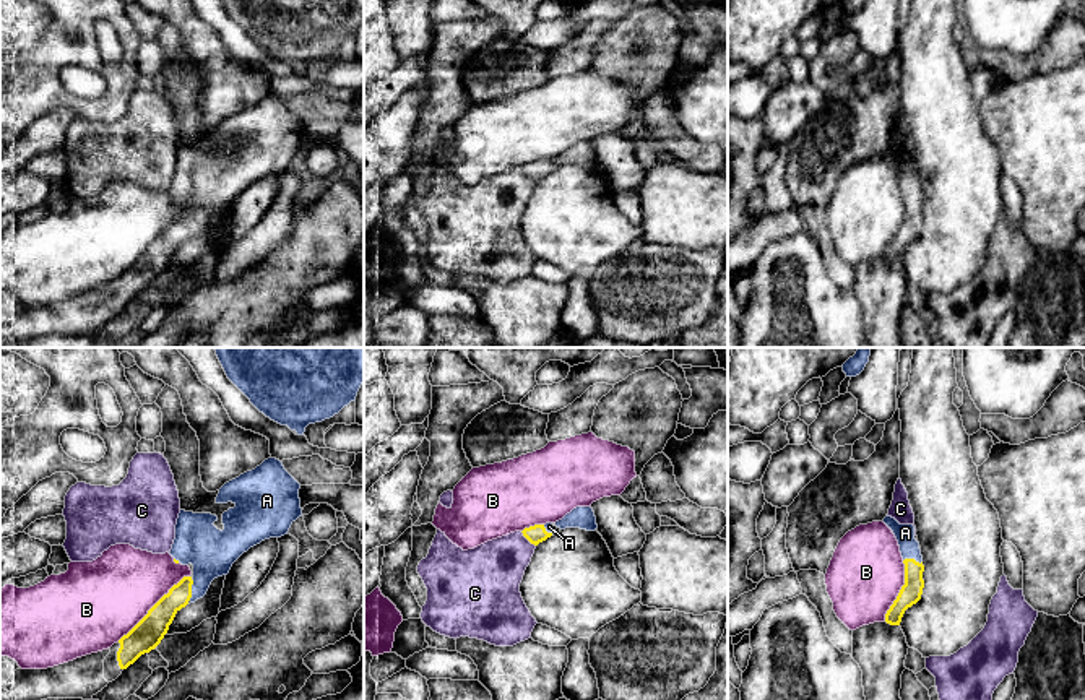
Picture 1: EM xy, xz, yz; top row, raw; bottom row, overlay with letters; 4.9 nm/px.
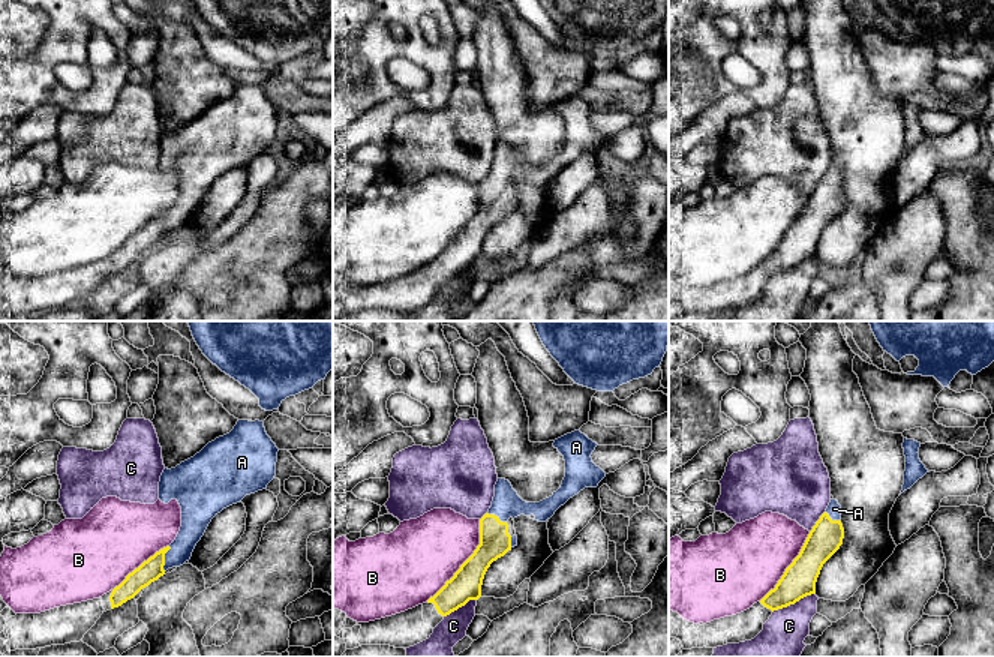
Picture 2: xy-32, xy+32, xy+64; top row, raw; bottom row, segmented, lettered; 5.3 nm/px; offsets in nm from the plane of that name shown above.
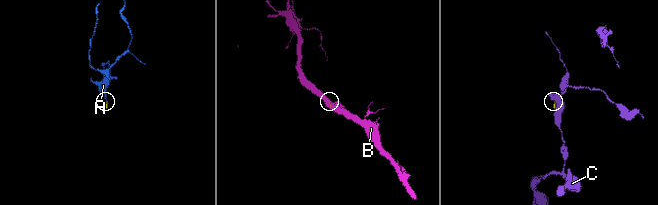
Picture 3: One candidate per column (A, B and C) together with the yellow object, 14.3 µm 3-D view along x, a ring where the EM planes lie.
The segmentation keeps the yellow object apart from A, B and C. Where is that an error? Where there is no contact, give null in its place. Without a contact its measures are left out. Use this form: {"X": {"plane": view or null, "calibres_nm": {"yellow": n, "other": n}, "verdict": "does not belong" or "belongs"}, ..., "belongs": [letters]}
{"A": {"plane": "xy", "calibres_nm": {"yellow": 140, "other": 240}, "verdict": "belongs"}, "B": {"plane": "xy", "calibres_nm": {"yellow": 150, "other": 400}, "verdict": "does not belong"}, "C": {"plane": "xz", "calibres_nm": {"yellow": 90, "other": 300}, "verdict": "does not belong"}, "belongs": ["A"]}

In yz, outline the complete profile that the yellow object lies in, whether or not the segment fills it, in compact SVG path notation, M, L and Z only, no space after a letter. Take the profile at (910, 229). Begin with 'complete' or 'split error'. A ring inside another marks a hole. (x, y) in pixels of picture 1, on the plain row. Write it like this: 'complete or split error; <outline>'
split error; M888 151L884 154L884 159L893 167L905 200L905 221L885 250L887 260L900 261L905 247L921 235L924 201L919 179L914 175L914 162L900 161Z

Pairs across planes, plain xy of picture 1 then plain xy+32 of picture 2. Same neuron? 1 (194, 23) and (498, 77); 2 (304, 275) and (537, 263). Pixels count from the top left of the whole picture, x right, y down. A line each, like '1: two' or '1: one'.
1: two
2: two

